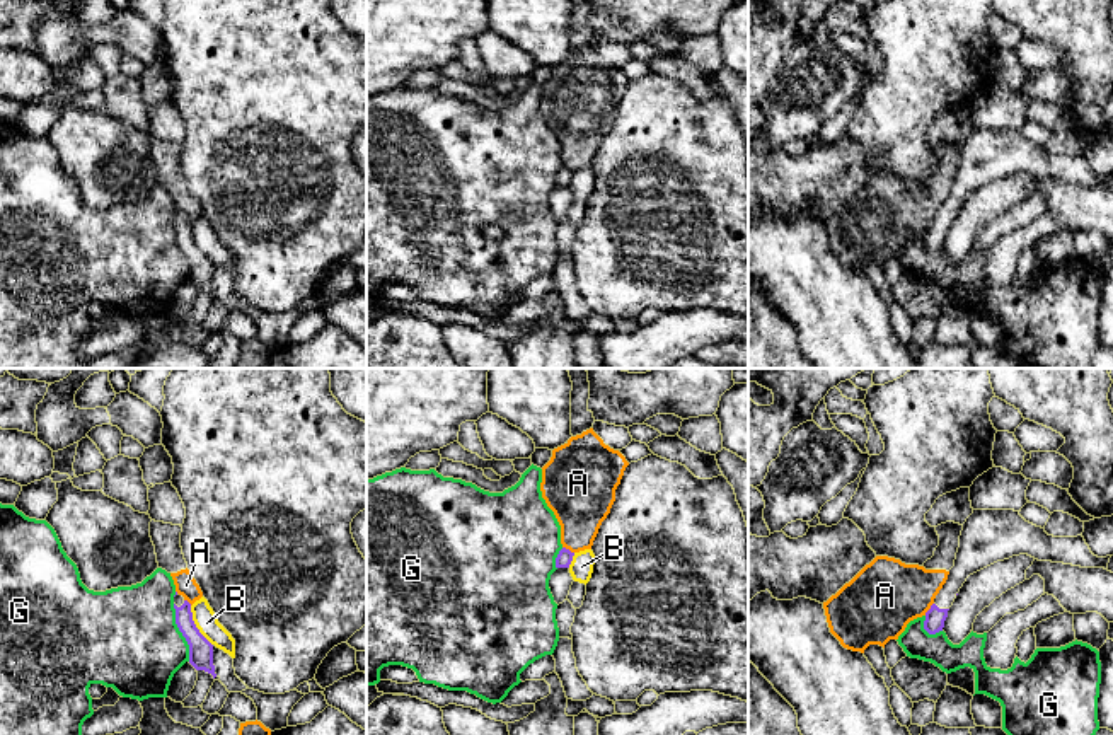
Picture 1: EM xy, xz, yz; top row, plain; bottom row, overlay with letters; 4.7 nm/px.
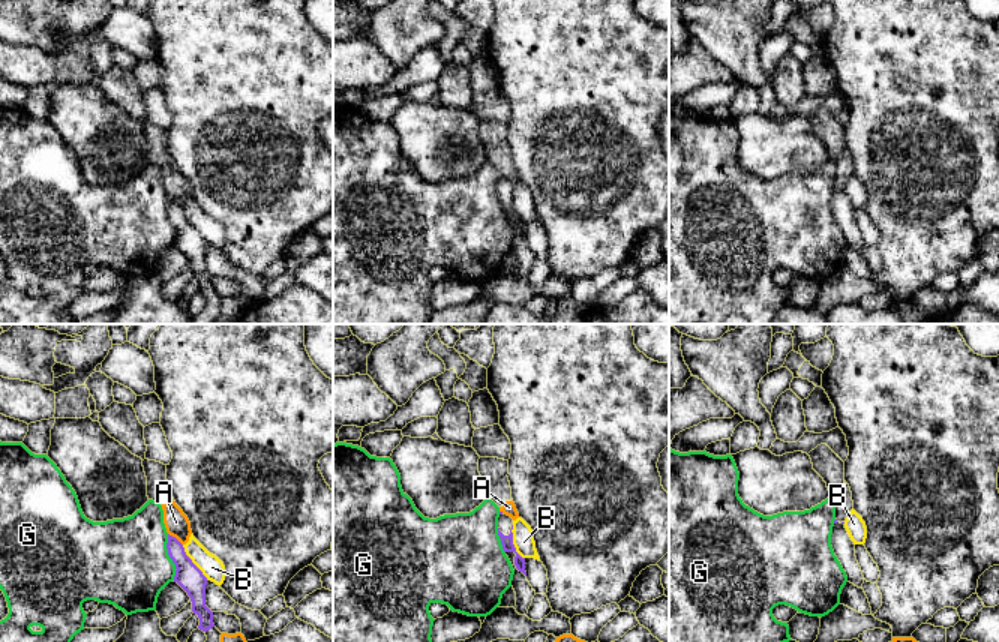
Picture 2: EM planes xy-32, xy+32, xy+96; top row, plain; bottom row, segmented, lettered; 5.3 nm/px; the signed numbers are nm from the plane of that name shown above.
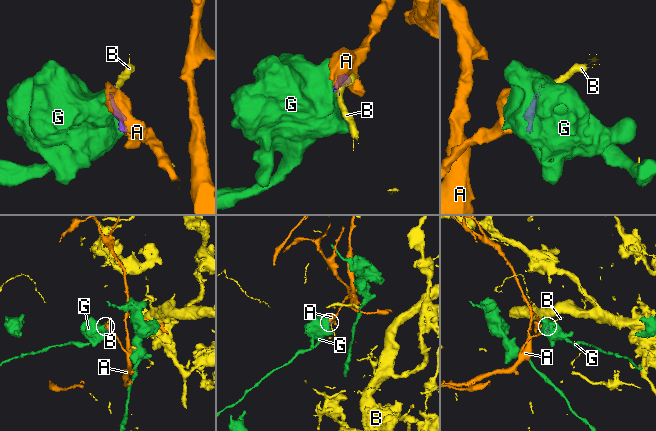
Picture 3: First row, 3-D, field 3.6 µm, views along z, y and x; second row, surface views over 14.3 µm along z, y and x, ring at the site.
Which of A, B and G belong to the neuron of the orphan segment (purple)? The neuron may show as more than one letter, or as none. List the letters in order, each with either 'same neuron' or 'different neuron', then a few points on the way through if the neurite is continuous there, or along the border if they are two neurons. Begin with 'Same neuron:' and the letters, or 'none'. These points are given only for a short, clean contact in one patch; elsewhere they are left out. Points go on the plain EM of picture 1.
Same neuron: none
A: different neuron
B: different neuron
G: different neuron | along xy (173, 222), (176, 244), (188, 263), (190, 278)

